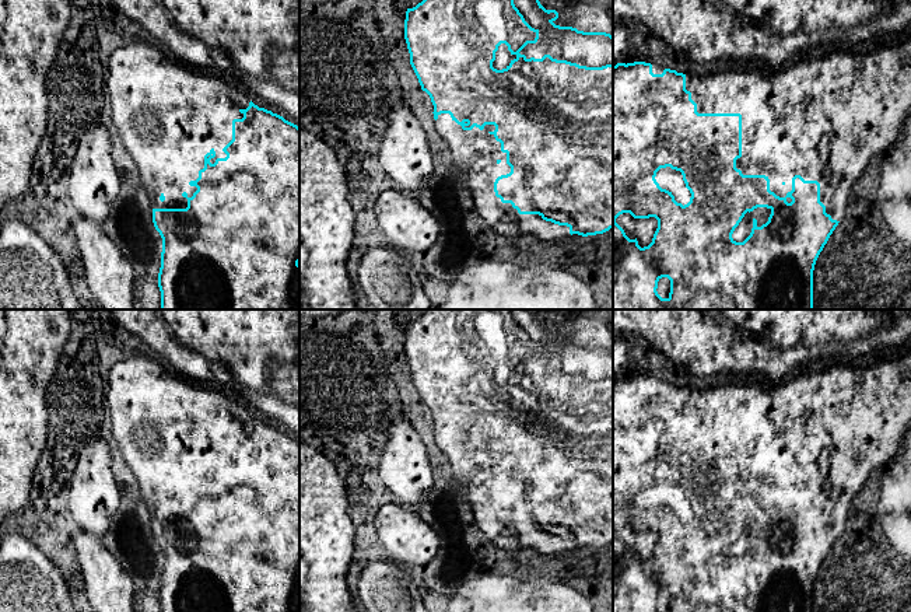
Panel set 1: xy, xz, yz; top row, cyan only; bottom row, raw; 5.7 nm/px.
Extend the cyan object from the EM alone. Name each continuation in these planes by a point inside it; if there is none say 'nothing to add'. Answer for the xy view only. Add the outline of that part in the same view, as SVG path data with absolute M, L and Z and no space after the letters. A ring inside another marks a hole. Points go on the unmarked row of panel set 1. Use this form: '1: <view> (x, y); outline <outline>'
1: xy (168, 429); outline M136 356L129 357L126 360L118 361L113 364L106 375L106 392L105 401L108 406L108 415L112 422L112 434L115 443L118 444L123 459L126 461L130 471L134 473L139 485L139 492L141 494L143 503L150 508L153 522L186 522L188 513L193 510L197 504L196 500L190 500L190 494L196 494L199 492L199 485L204 482L204 469L210 466L213 462L216 465L216 471L210 473L211 478L216 476L217 472L225 472L227 468L223 462L232 454L232 434L242 433L243 427L241 423L246 423L249 420L250 413L236 403L231 402L227 396L217 391L204 389L200 384L193 382L188 378L183 378L181 374L174 371L172 368L167 368L157 360L147 356Z

